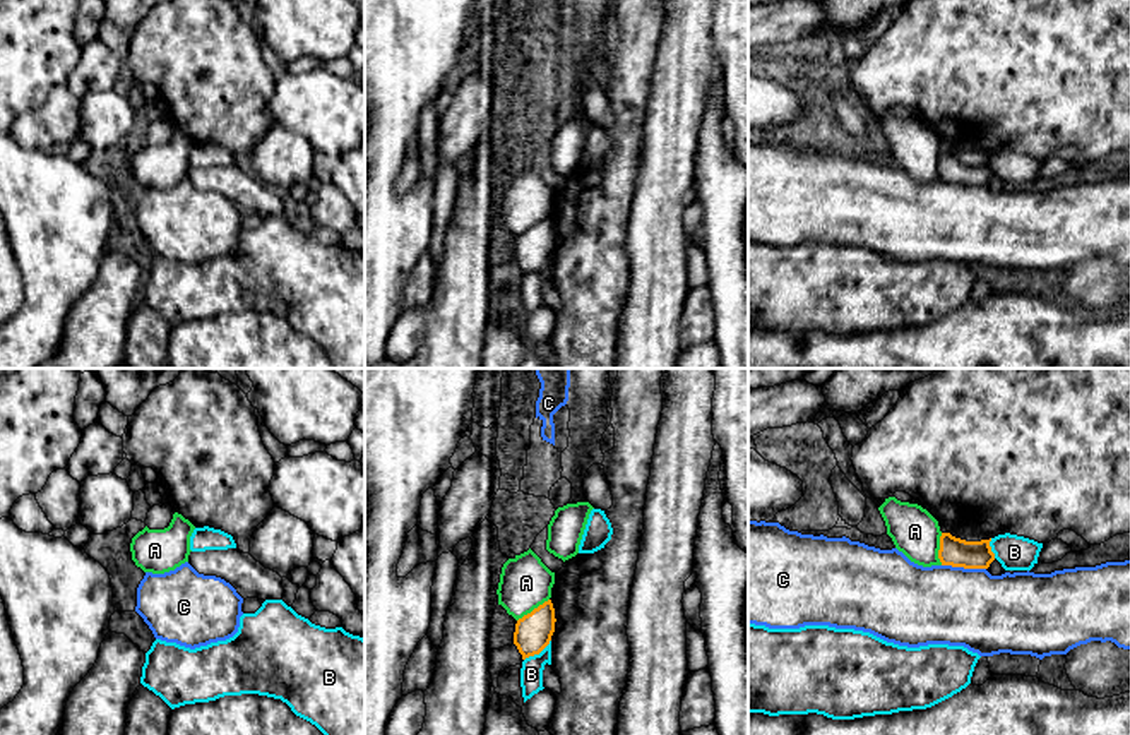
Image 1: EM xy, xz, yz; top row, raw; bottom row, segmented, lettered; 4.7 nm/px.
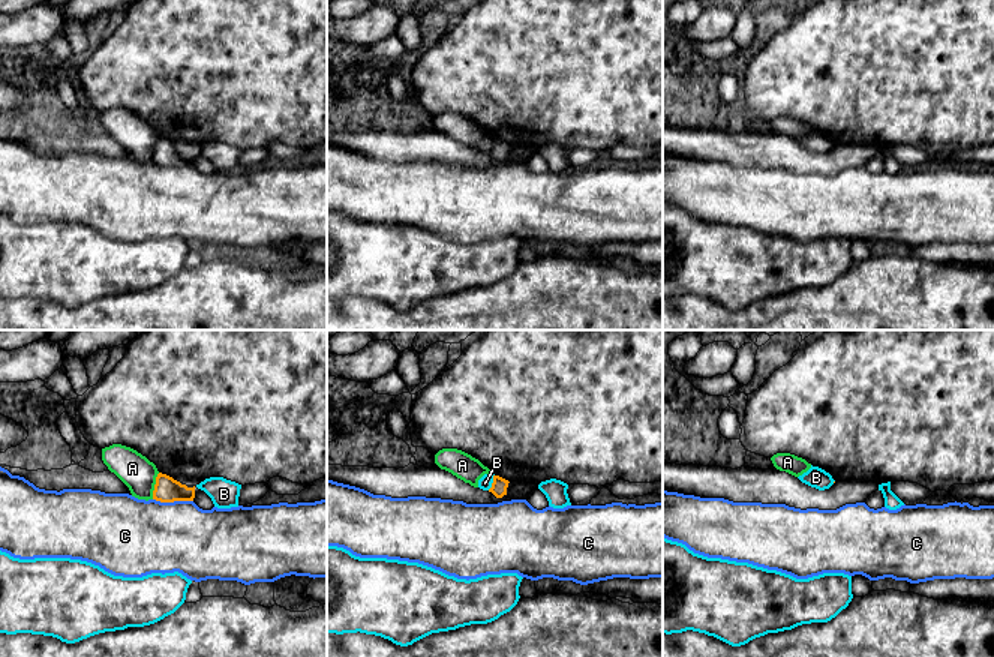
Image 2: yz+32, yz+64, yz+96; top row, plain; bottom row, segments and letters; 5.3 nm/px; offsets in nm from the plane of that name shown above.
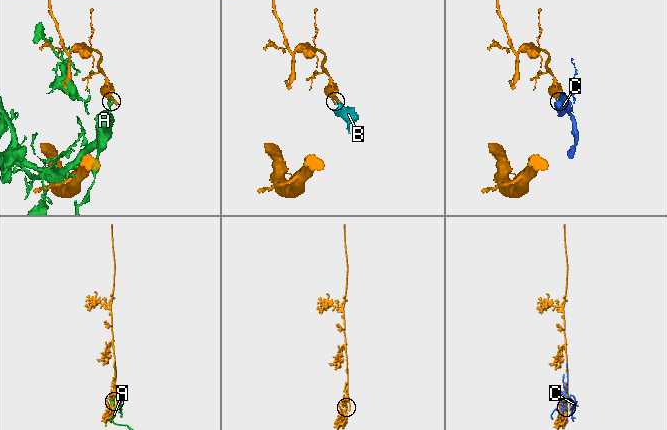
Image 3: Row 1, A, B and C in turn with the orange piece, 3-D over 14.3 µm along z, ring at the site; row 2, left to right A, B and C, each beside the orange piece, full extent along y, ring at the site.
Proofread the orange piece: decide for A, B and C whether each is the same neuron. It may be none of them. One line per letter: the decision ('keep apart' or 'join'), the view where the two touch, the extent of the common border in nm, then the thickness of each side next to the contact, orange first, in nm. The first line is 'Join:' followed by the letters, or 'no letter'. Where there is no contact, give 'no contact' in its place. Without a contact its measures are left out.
Join: no letter
A: keep apart; meets orange in xz; contact 190 nm long; 180 nm thick on the orange side, 240 nm on the other
B: keep apart; meets orange in xz; contact 160 nm long; 180 nm thick on the orange side, 110 nm on the other
C: keep apart; meets orange in yz; contact 200 nm long; 140 nm thick on the orange side, 380 nm on the other

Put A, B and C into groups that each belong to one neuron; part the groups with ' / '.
A / B / C

